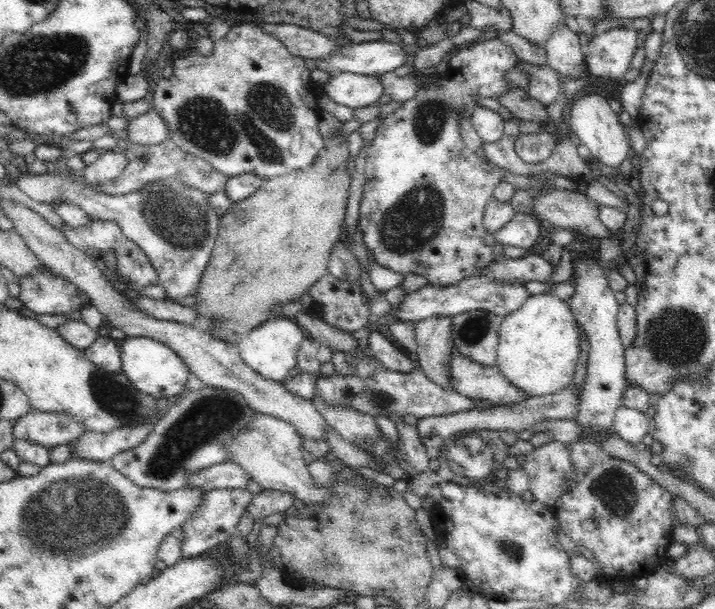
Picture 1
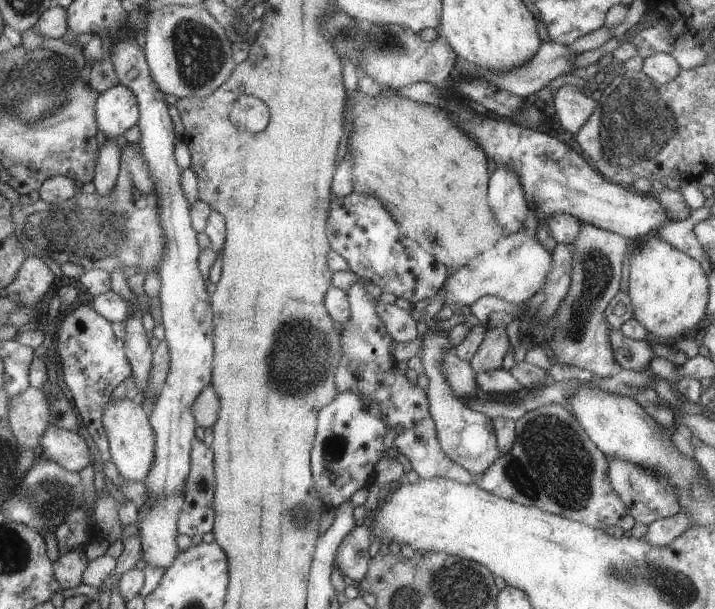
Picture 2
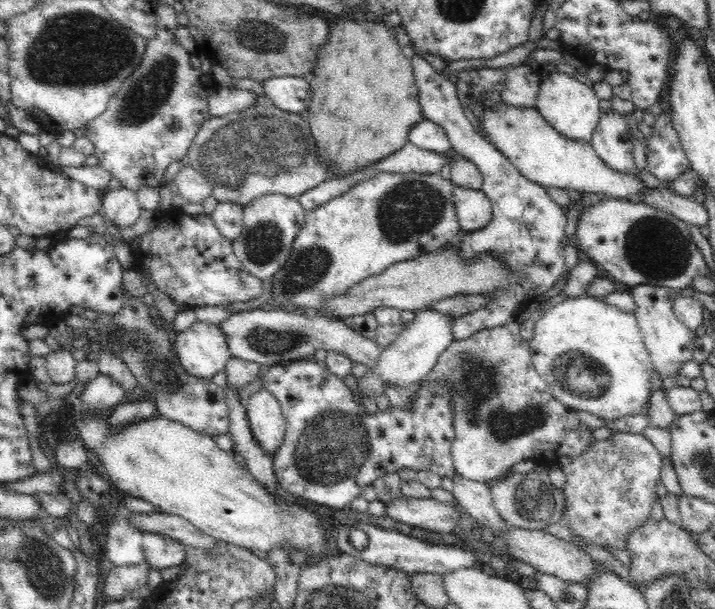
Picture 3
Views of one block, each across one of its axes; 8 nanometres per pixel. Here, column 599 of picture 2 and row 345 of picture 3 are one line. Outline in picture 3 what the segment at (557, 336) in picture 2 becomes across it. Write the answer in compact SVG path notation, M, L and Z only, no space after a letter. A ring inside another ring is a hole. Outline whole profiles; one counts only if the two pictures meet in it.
M261 306L247 312L232 313L229 319L220 325L226 335L231 358L238 358L258 365L275 365L298 359L313 359L316 348L342 353L352 359L352 363L363 364L374 369L382 349L377 342L358 335L341 320L330 321L321 315L308 319L291 310L263 310Z

